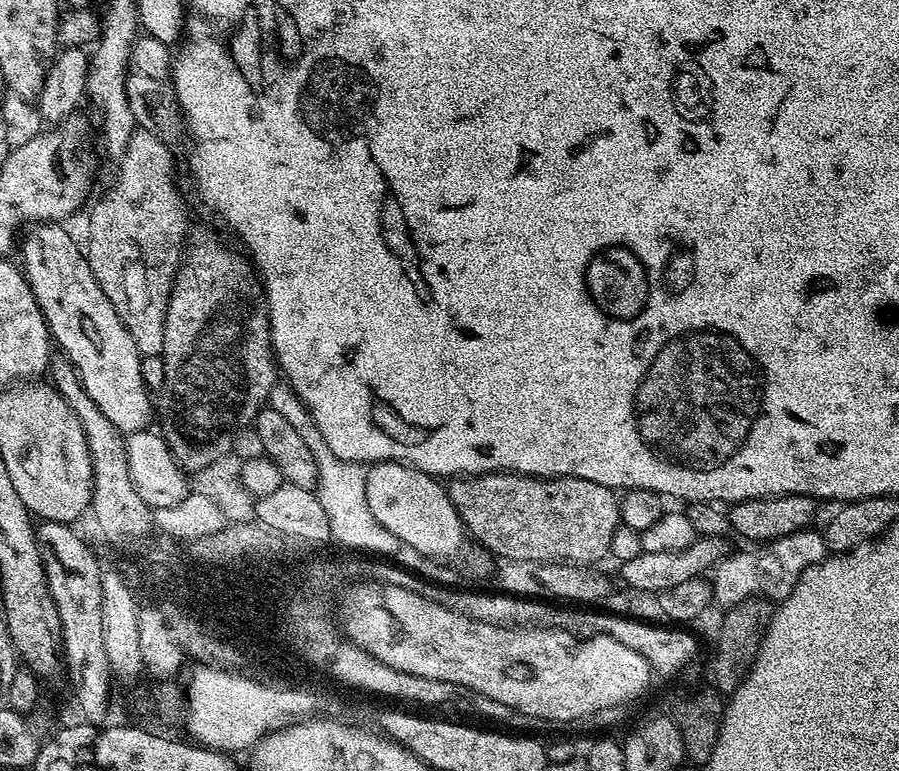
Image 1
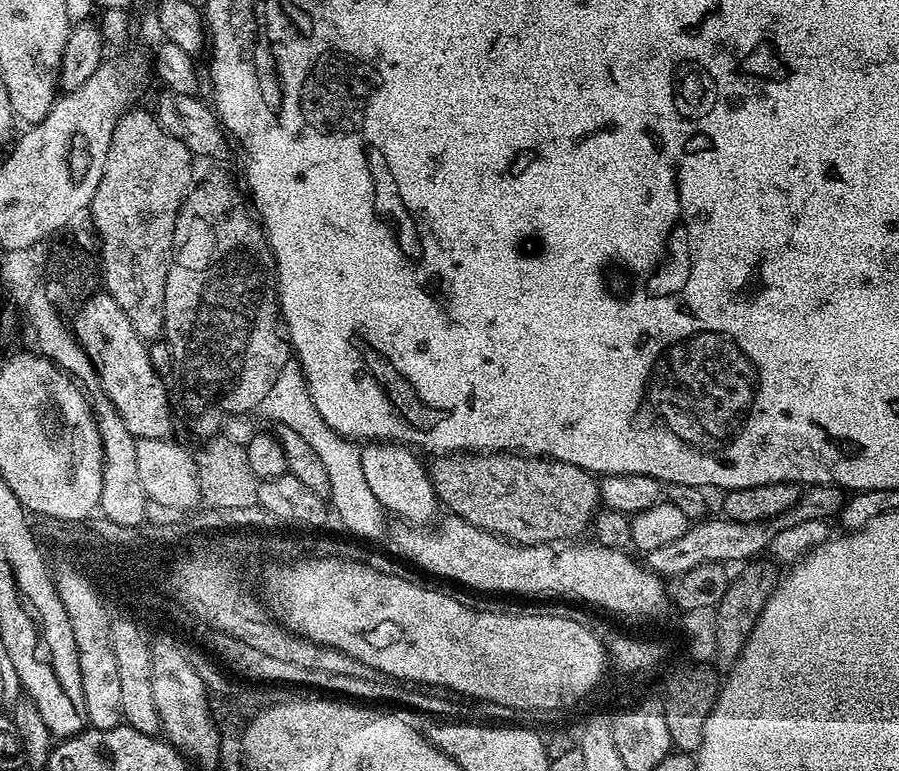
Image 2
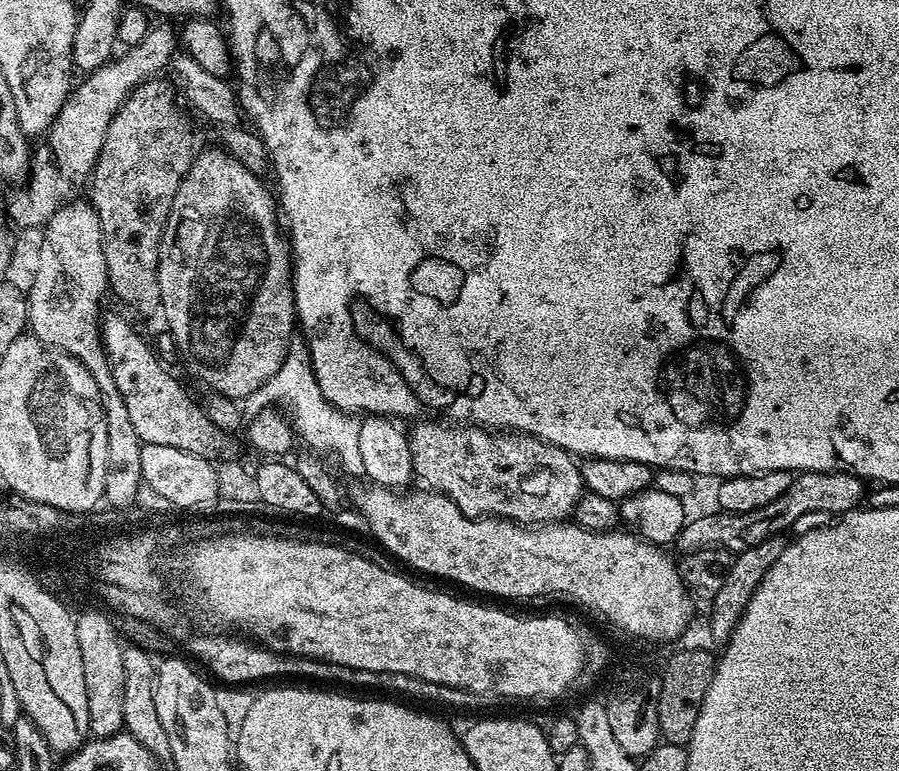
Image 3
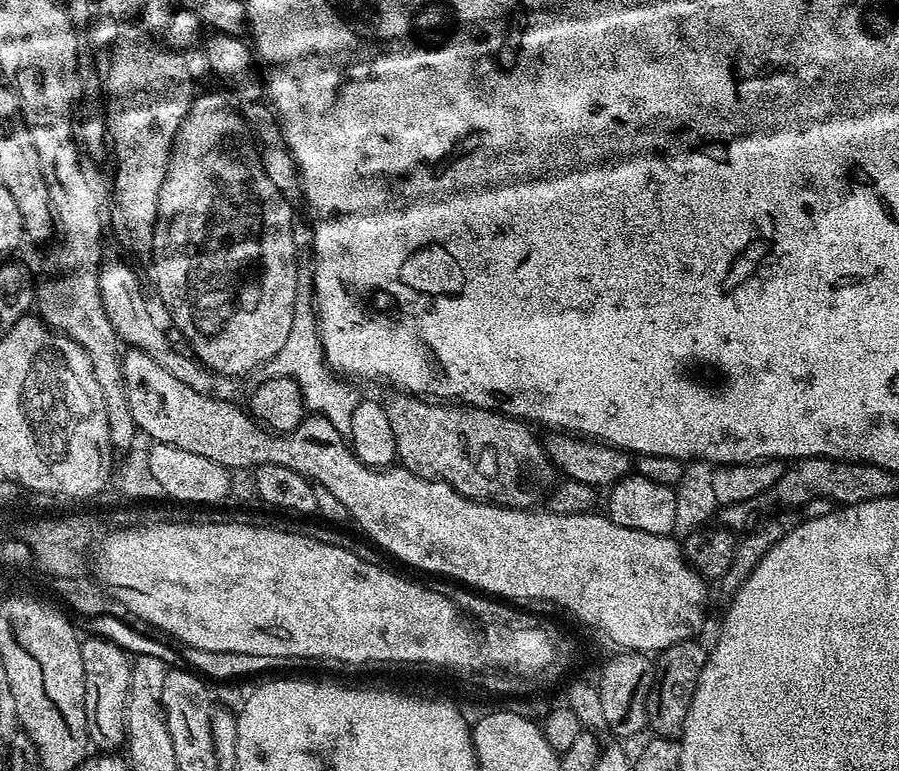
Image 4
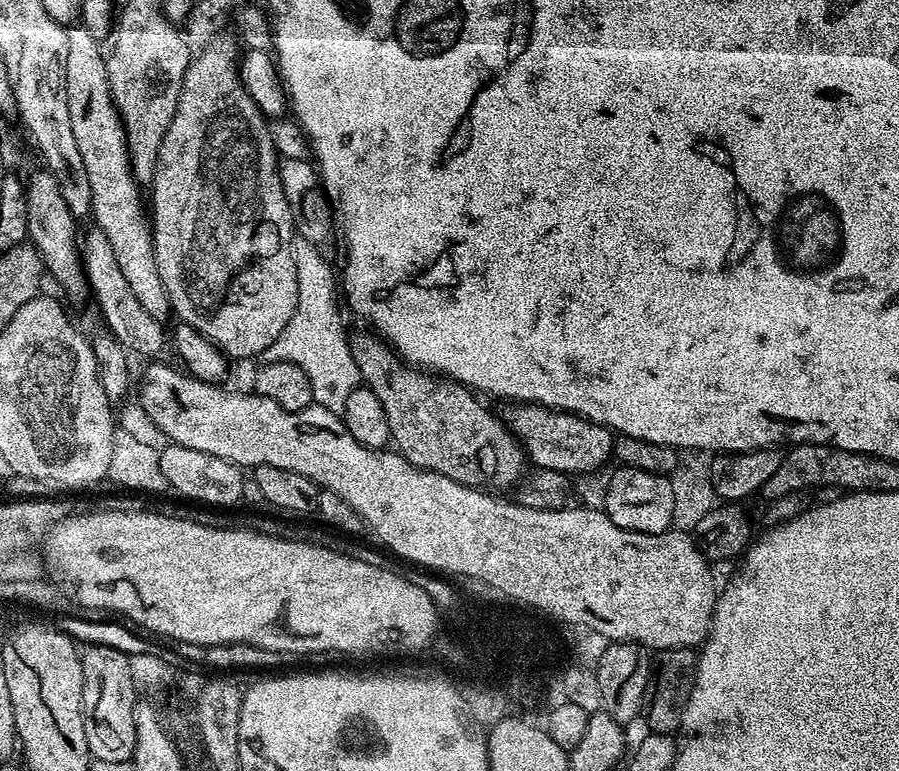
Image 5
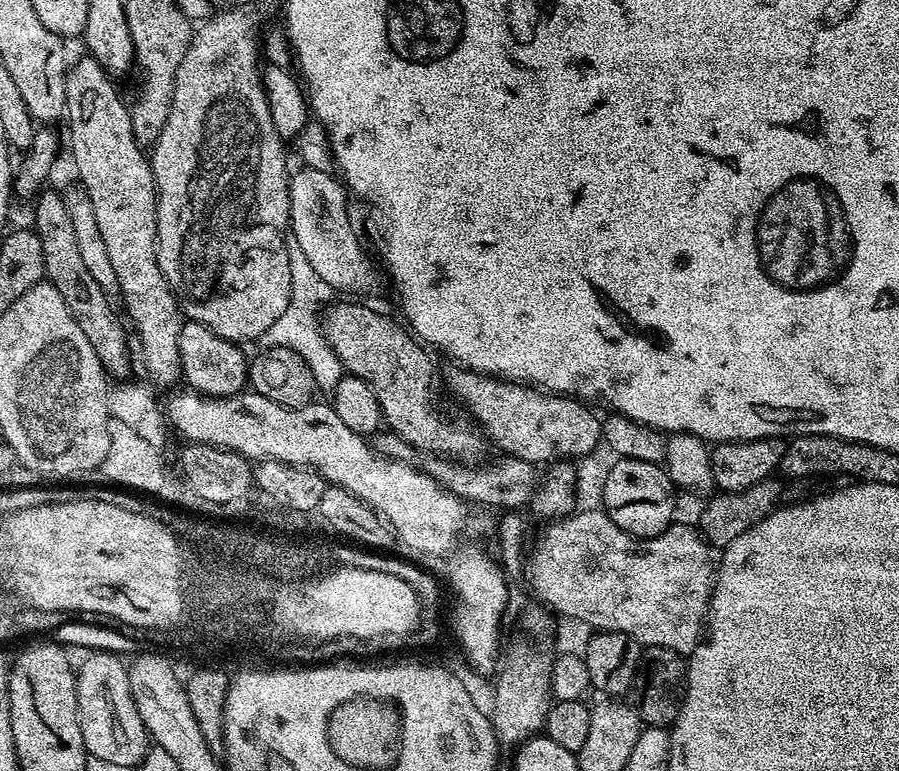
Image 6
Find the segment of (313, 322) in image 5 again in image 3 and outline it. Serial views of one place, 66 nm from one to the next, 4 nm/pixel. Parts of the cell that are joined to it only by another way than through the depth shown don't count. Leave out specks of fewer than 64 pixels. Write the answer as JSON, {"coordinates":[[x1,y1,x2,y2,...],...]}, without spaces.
{"coordinates":[[296,342,289,347,280,369,254,395,247,397,246,404,252,407,253,413,279,409,288,423,292,425,293,433,299,439,301,436,309,444,307,446,309,449,320,454,333,452,346,467,354,468,354,470,360,468,360,455,358,454,360,420,326,402,326,398,318,390,312,363,308,357,308,349,303,343]]}

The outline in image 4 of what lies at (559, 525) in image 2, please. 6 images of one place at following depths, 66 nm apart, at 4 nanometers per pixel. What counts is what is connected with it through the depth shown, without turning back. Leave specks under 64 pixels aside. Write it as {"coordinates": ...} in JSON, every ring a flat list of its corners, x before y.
{"coordinates":[[396,394,392,401,387,401,386,407,390,418,390,430,394,430,399,463,409,468,416,476,446,482,468,500,498,504,502,508,528,510,539,505,536,503,543,496,545,499,546,493,557,483,557,469,548,456,541,437,536,437,531,432,533,429,523,420,489,408,457,406,452,402,429,402,411,394]]}

